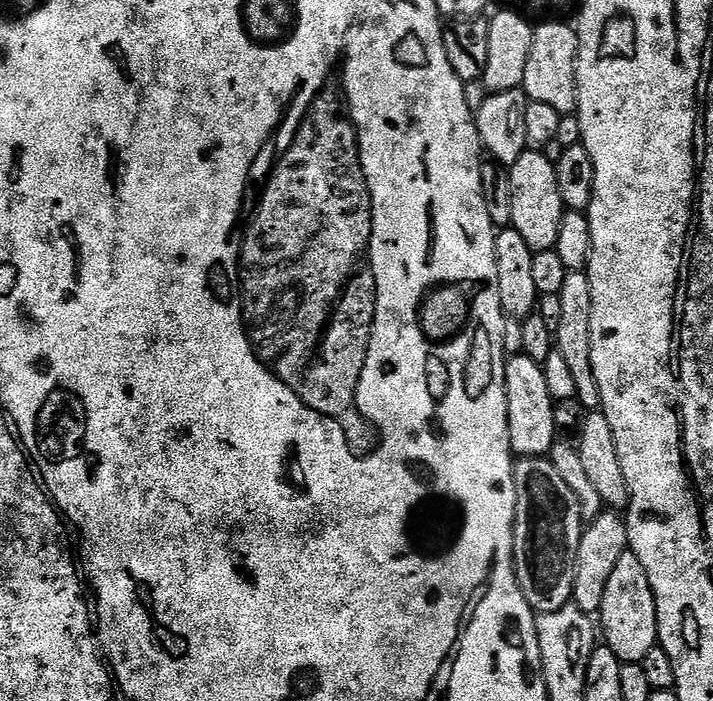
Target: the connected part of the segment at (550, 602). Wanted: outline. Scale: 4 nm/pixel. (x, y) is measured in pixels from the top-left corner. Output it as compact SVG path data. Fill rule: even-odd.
M525 456L517 459L514 467L518 502L516 503L516 527L512 538L512 554L516 558L516 577L522 594L533 612L537 614L557 612L572 604L576 562L570 551L570 544L568 548L568 540L564 537L564 528L572 527L575 516L582 511L580 498L574 490L570 490L566 478L562 478L562 474L554 470L551 459L543 456Z

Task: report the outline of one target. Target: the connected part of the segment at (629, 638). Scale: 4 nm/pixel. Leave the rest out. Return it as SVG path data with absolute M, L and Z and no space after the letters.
M631 550L624 552L622 558L618 558L618 566L614 566L610 582L606 582L606 594L602 597L598 624L602 629L603 643L610 650L614 650L621 664L641 663L646 654L650 654L650 650L657 647L656 599L642 562L638 562Z

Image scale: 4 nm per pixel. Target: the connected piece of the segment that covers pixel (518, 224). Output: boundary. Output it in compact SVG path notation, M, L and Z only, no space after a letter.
M526 150L518 162L510 166L510 179L512 181L512 222L511 227L522 234L526 246L530 246L533 253L550 252L555 249L558 242L558 230L566 211L562 202L562 194L558 194L558 178L556 177L556 165L551 164L544 157L543 151Z

